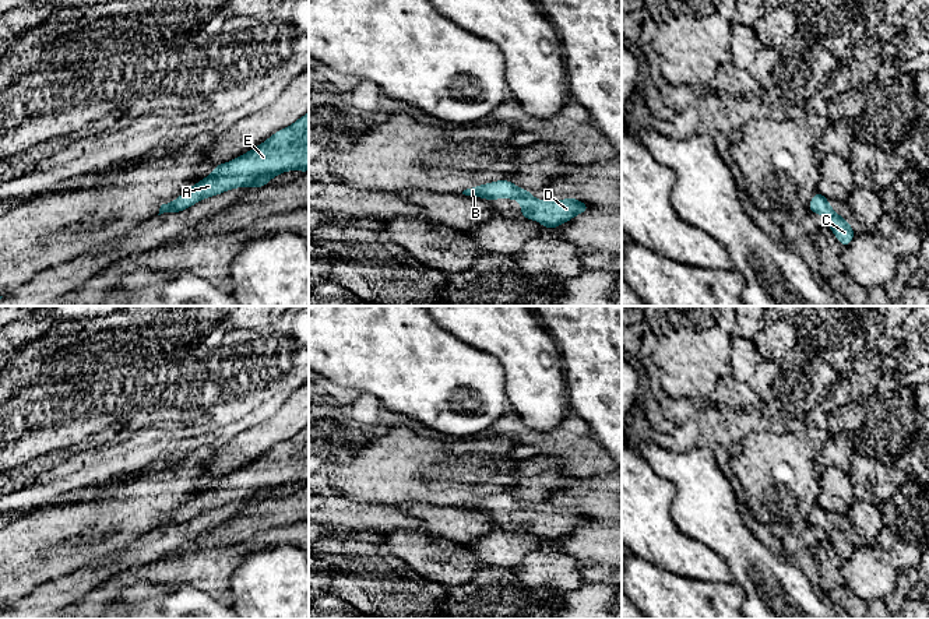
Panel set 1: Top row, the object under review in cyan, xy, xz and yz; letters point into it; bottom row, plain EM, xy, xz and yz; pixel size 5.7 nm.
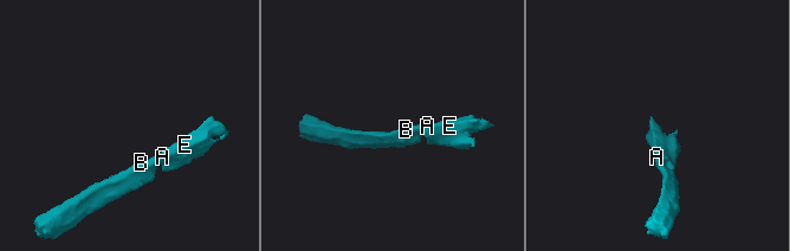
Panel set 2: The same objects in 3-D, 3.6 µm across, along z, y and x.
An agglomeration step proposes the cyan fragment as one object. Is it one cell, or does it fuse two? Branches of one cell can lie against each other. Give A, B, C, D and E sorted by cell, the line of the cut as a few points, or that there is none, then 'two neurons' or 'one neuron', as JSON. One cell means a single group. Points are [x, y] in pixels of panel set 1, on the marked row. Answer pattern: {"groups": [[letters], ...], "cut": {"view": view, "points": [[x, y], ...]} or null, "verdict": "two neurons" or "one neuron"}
{"groups": [["A", "B", "C", "D", "E"]], "cut": null, "verdict": "one neuron"}

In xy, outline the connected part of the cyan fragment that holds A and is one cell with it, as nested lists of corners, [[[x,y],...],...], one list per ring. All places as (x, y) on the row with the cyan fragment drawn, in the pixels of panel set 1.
[[[309,112],[272,134],[251,151],[221,163],[212,173],[189,187],[179,198],[162,204],[159,214],[180,212],[200,200],[235,187],[261,187],[286,170],[309,170]]]

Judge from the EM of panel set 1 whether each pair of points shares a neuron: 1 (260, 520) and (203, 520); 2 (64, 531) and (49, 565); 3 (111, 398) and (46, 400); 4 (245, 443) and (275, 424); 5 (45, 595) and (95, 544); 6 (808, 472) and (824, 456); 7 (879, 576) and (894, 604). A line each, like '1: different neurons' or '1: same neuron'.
1: different neurons
2: same neuron
3: different neurons
4: same neuron
5: different neurons
6: different neurons
7: different neurons

